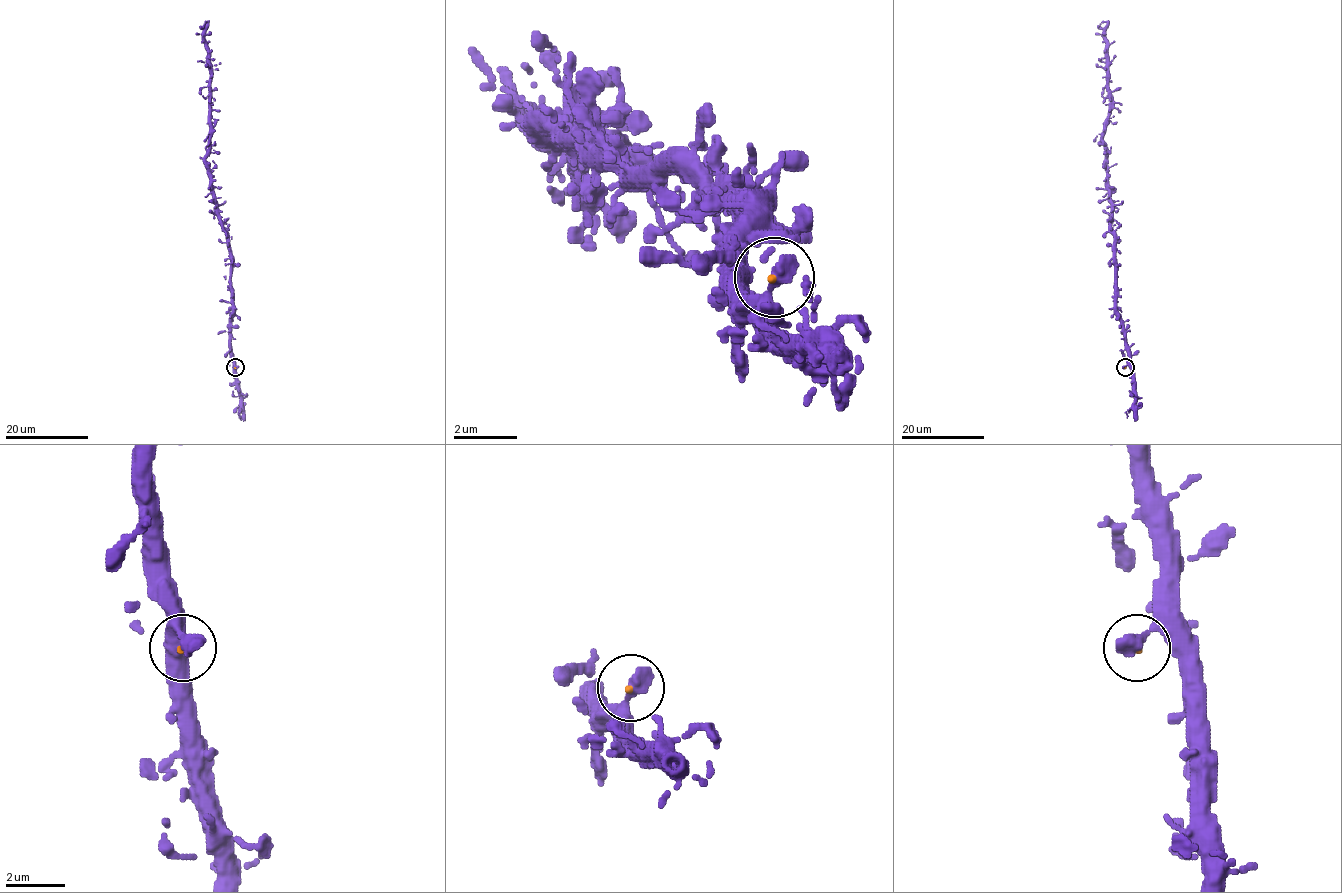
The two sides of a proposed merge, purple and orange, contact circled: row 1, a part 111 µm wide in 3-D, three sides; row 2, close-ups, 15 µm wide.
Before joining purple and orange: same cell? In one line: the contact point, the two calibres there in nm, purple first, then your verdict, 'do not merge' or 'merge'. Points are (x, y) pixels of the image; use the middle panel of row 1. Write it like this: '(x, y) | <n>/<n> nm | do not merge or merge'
(774, 277) | 500/140 nm | merge

